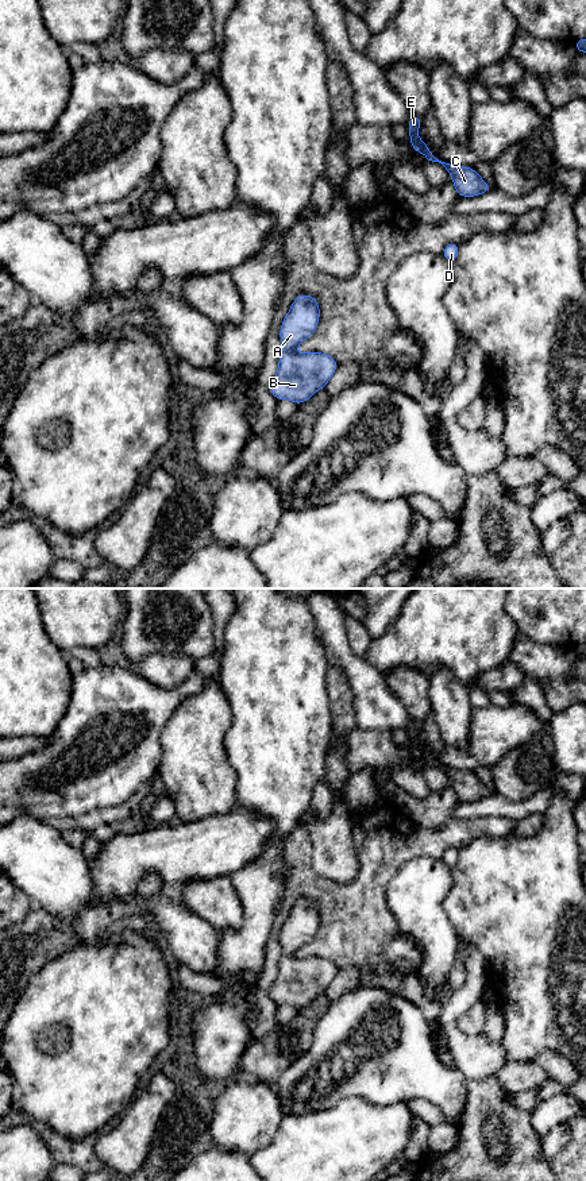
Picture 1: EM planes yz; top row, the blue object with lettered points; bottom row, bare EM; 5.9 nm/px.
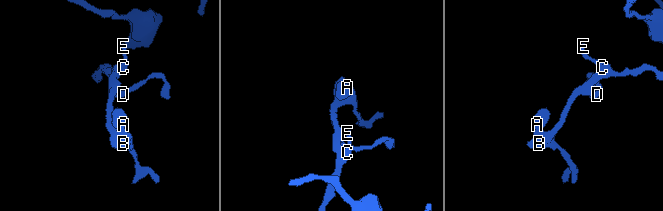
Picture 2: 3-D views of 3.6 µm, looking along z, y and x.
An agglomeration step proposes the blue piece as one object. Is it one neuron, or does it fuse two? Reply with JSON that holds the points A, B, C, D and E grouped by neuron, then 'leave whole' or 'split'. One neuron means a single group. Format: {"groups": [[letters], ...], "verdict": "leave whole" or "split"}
{"groups": [["A", "B", "C", "D", "E"]], "verdict": "leave whole"}

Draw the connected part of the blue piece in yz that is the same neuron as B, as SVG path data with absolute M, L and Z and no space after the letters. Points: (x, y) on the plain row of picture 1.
M298 899L279 933L284 953L278 976L269 991L278 1006L289 1004L297 1010L308 1006L317 995L325 993L339 970L331 960L294 956L301 946L313 939L319 923L319 907L309 899Z

